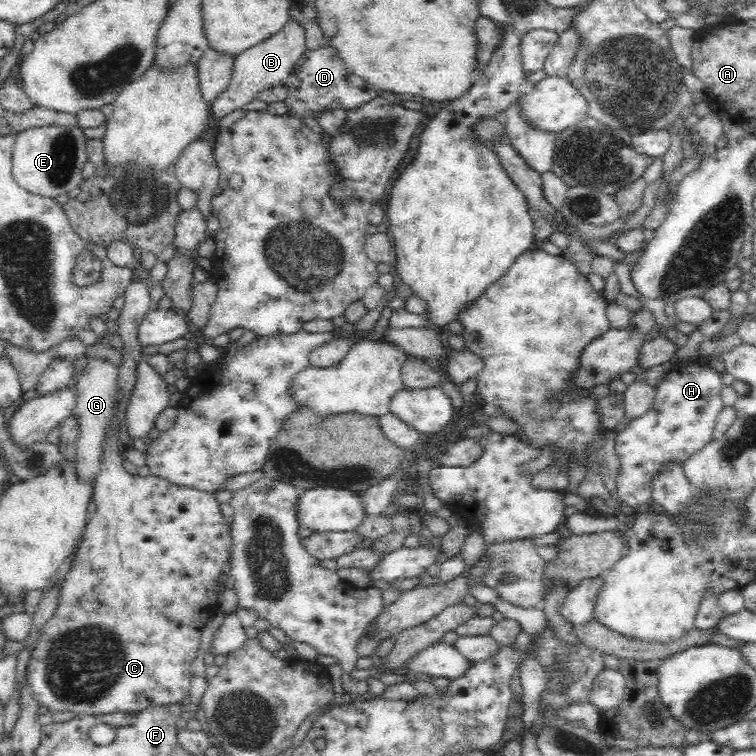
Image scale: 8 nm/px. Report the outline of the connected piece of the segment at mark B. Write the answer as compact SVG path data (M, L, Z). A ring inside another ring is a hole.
M288 21L280 32L269 36L260 44L248 48L244 53L238 54L233 63L230 83L224 92L211 100L209 112L216 119L222 120L225 115L242 109L246 104L255 100L260 92L282 85L284 80L290 77L300 58L304 56L304 52L307 50L305 43L304 27L300 26L298 21Z

